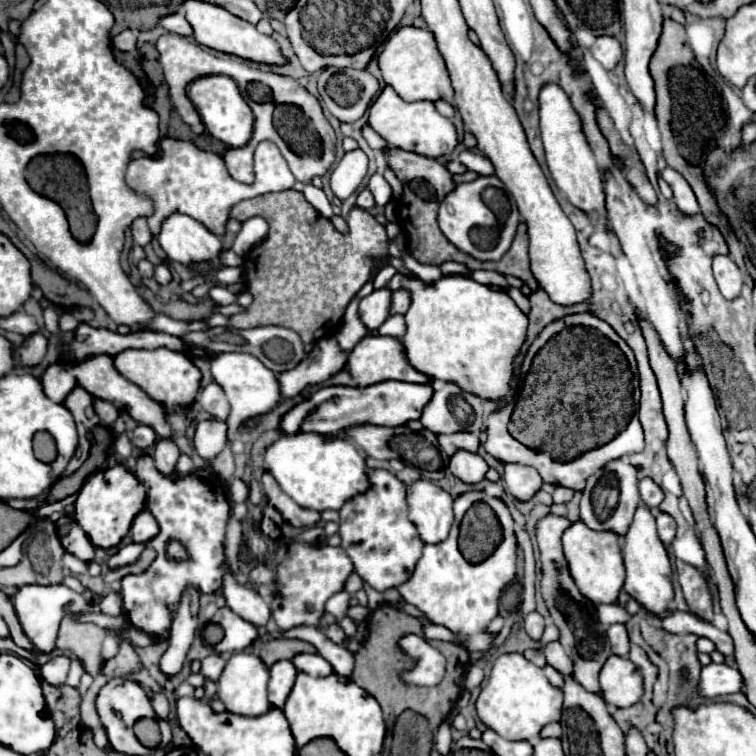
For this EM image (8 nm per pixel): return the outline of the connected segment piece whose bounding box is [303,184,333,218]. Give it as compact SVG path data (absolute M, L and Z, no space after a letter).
M307 184L305 190L303 190L303 194L305 194L305 198L309 200L309 204L311 204L321 216L325 216L325 218L331 218L331 216L333 216L331 202L327 200L327 196L325 196L325 192L323 192L321 188L315 188L313 184Z

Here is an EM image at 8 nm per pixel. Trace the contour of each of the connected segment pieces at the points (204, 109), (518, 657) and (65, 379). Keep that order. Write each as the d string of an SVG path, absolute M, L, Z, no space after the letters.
M221 74L197 78L195 82L189 84L187 96L195 104L206 133L211 134L217 140L233 140L235 148L245 146L249 142L249 134L253 130L253 112L251 112L249 104L243 100L233 78L221 76Z
M501 654L491 670L489 680L481 688L475 702L481 722L511 741L528 741L532 746L540 738L541 728L549 722L559 722L563 692L549 684L543 670L529 662L523 654Z
M51 364L43 372L41 384L43 384L45 396L51 398L53 402L61 404L67 398L67 394L77 386L77 380L75 380L75 376L67 368L63 368L59 364Z

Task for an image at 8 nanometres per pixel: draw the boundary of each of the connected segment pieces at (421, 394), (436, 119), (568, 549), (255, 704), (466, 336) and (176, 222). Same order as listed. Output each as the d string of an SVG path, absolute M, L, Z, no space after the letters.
M385 380L379 384L371 384L365 388L353 386L325 386L311 394L307 400L291 408L283 420L281 430L285 434L297 432L315 432L321 436L337 436L339 428L347 428L347 424L383 424L383 426L403 426L409 420L419 420L423 408L433 398L433 384L411 384L399 380Z
M385 86L375 102L369 106L369 126L389 144L409 152L417 152L429 158L441 158L451 154L457 146L457 132L449 118L441 116L433 102L405 102L395 94L391 86Z
M577 520L563 532L563 548L565 548L565 556L569 560L571 576L575 576L579 590L593 604L615 602L623 588L623 580L625 580L619 536L611 530L591 530L583 520Z
M239 652L227 660L227 666L221 678L217 680L217 696L229 712L235 712L241 716L261 716L271 708L267 700L267 680L269 680L269 670L263 664L263 660L259 656Z
M397 272L391 278L389 288L391 290L403 288L409 290L411 294L411 306L409 312L405 314L407 332L401 340L405 346L405 356L415 370L427 374L429 378L451 380L459 384L465 392L475 392L483 400L501 400L507 394L513 374L513 358L519 354L519 348L527 334L527 316L505 292L497 292L463 274L441 276L437 282L425 284L417 276Z
M173 212L163 220L159 244L171 260L185 266L213 260L223 250L219 236L207 230L199 220L179 212Z

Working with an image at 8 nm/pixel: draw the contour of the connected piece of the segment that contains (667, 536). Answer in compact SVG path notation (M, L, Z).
M659 512L657 514L657 530L659 530L659 538L663 540L663 544L669 546L673 542L673 538L675 538L677 524L667 512Z

